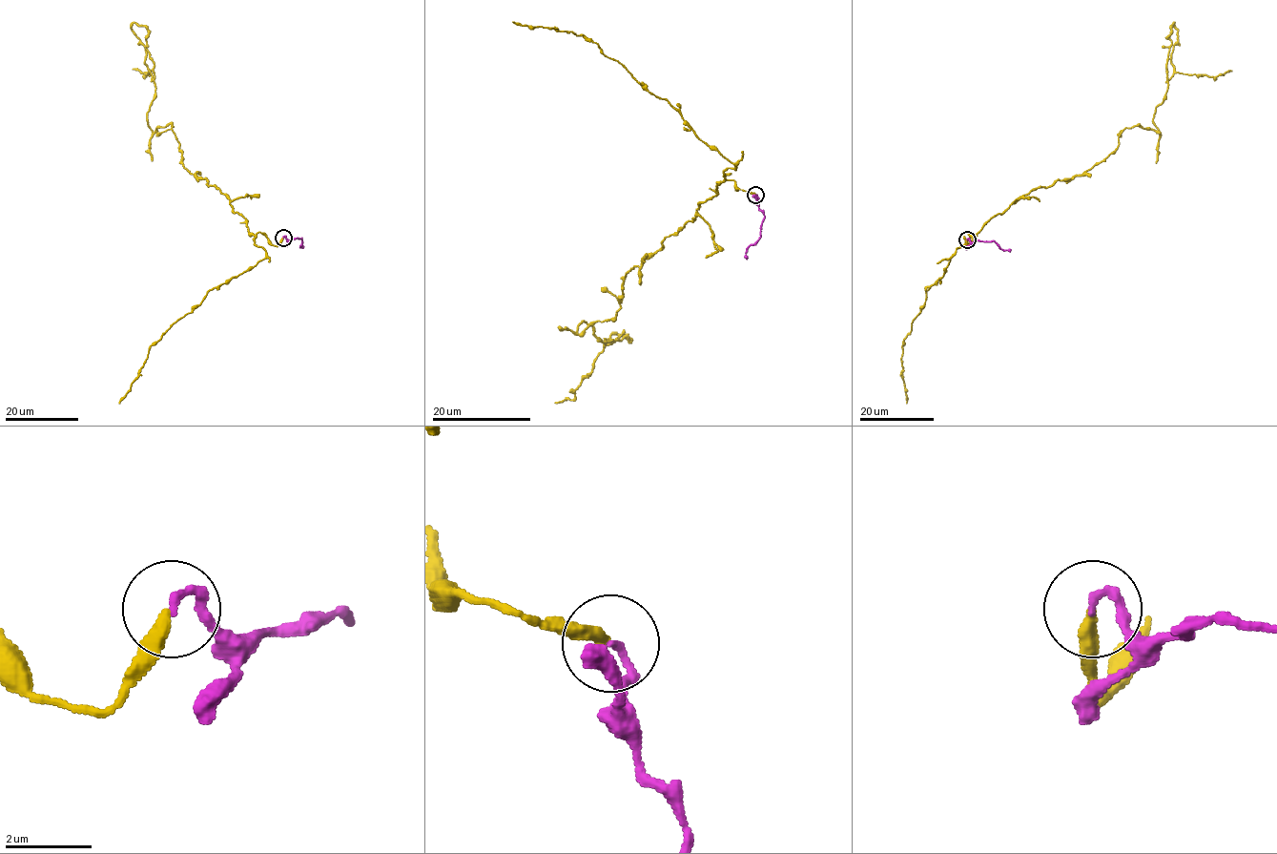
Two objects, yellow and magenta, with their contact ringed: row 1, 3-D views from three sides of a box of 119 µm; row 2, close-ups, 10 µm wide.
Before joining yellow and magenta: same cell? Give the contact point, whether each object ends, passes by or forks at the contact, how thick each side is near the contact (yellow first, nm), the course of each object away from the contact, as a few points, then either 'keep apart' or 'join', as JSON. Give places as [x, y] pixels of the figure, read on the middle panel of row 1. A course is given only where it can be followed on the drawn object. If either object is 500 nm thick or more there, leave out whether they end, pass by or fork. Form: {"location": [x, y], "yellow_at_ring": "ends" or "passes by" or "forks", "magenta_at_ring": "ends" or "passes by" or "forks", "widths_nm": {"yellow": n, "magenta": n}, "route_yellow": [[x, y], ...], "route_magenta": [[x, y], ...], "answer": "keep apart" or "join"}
{"location": [755, 195], "yellow_at_ring": "ends", "magenta_at_ring": "ends", "widths_nm": {"yellow": 300, "magenta": 170}, "route_yellow": [[754, 195], [719, 181], [629, 268], [611, 319], [578, 326], [585, 321], [607, 342], [572, 400], [555, 403]], "route_magenta": [[755, 195], [764, 219], [760, 237], [748, 248], [747, 260]], "answer": "join"}

